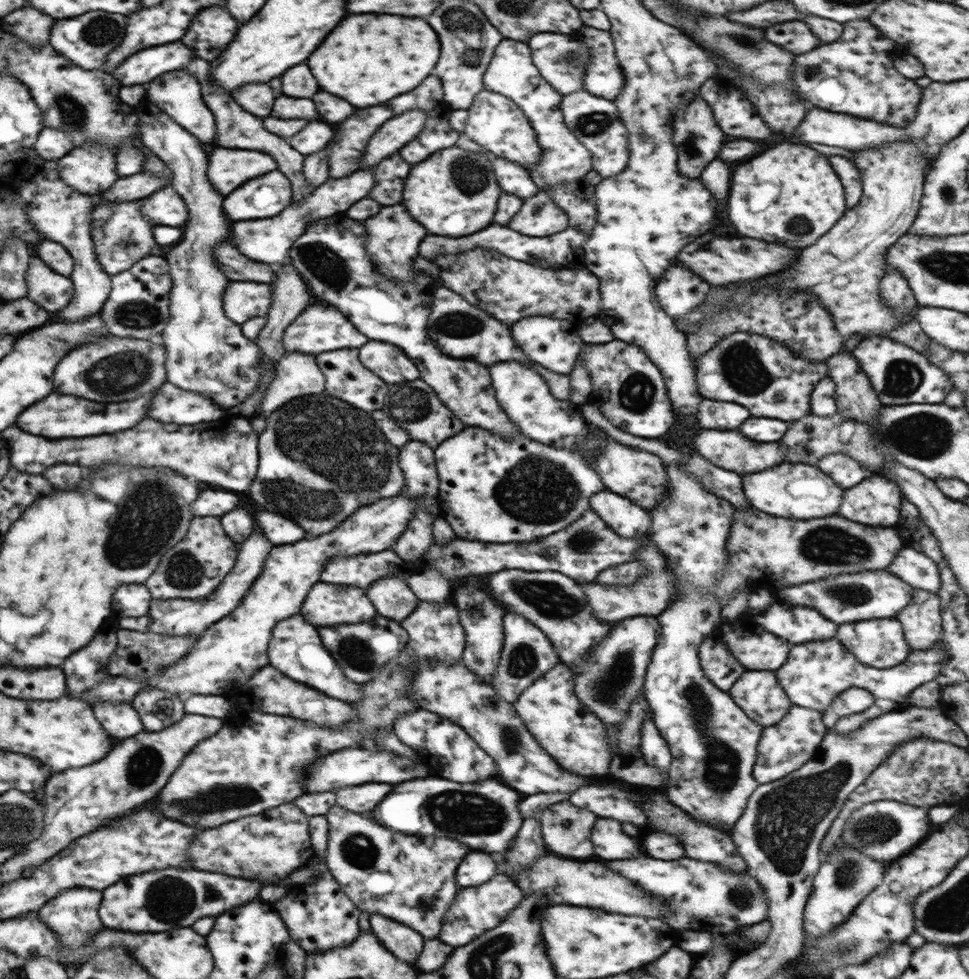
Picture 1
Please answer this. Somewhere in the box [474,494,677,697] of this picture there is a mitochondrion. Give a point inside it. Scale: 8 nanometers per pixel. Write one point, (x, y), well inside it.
(551, 600)

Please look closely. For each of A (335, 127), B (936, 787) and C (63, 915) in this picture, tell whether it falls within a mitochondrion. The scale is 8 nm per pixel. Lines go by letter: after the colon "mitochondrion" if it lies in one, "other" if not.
A: other
B: other
C: other

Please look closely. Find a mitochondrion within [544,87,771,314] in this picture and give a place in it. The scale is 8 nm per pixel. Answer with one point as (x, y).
(694, 145)

